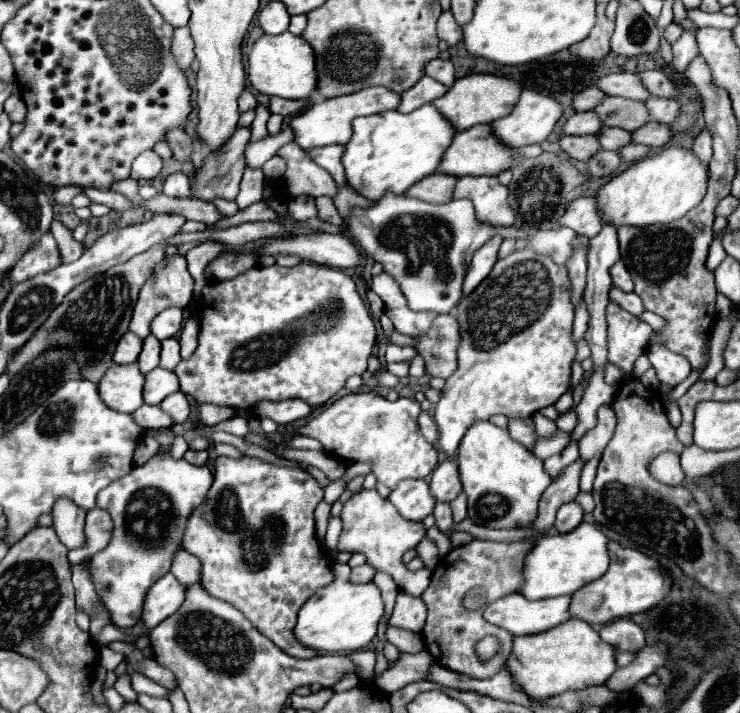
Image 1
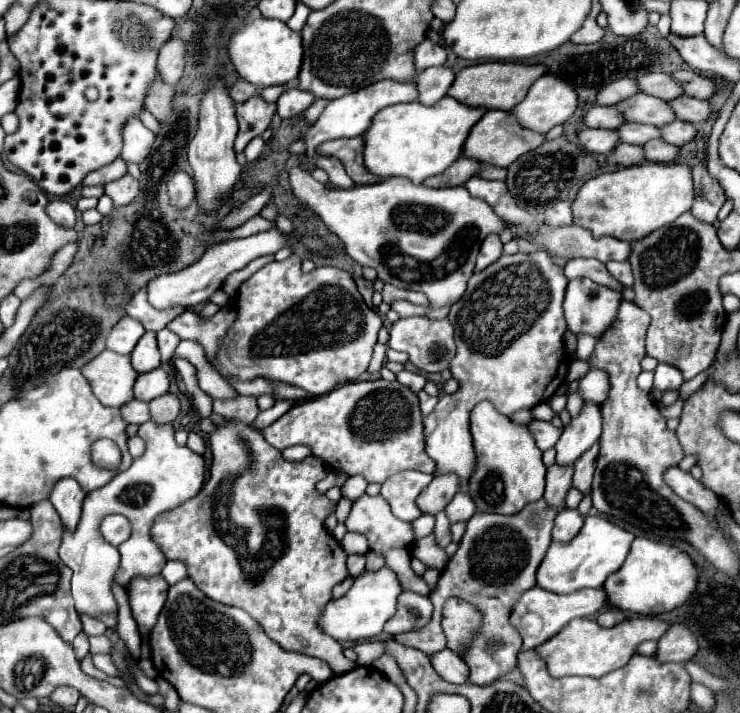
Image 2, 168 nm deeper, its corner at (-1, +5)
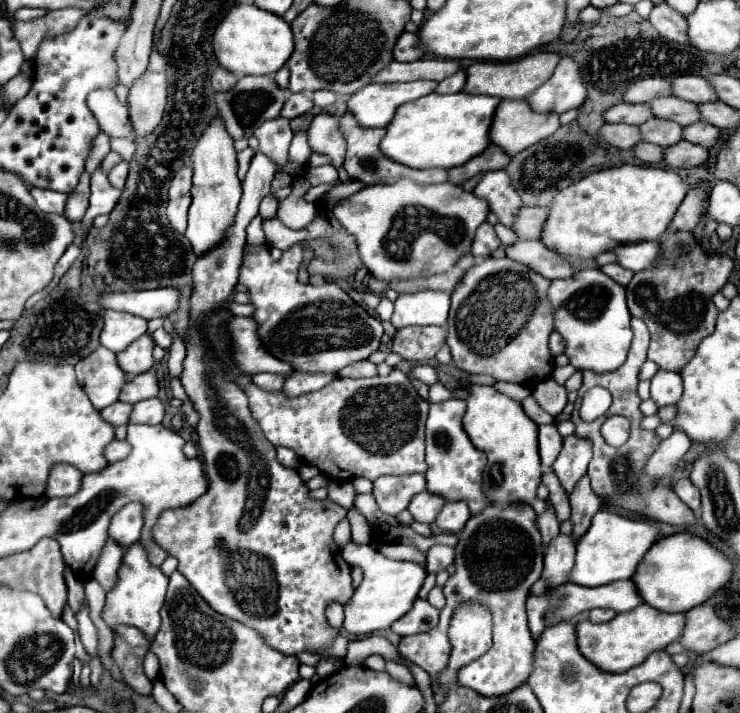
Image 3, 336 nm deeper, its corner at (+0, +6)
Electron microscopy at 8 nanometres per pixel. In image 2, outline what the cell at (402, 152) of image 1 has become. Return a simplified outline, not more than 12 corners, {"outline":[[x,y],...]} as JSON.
{"outline":[[443,97],[385,107],[365,167],[415,185],[461,155],[485,111]]}

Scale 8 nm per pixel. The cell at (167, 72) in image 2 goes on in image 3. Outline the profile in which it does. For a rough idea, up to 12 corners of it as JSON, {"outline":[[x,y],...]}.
{"outline":[[162,54],[128,88],[134,138],[154,132],[166,106]]}

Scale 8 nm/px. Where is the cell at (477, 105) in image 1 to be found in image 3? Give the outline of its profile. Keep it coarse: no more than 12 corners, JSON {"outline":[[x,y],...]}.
{"outline":[[560,54],[474,62],[464,92],[524,100],[556,70]]}

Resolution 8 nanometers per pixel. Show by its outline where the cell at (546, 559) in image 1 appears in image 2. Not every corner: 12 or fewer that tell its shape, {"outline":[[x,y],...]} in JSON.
{"outline":[[599,515],[551,543],[537,585],[599,589],[633,535]]}

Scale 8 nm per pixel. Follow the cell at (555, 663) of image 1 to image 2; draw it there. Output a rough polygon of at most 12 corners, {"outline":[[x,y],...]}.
{"outline":[[573,619],[535,647],[551,677],[603,677],[667,623]]}

